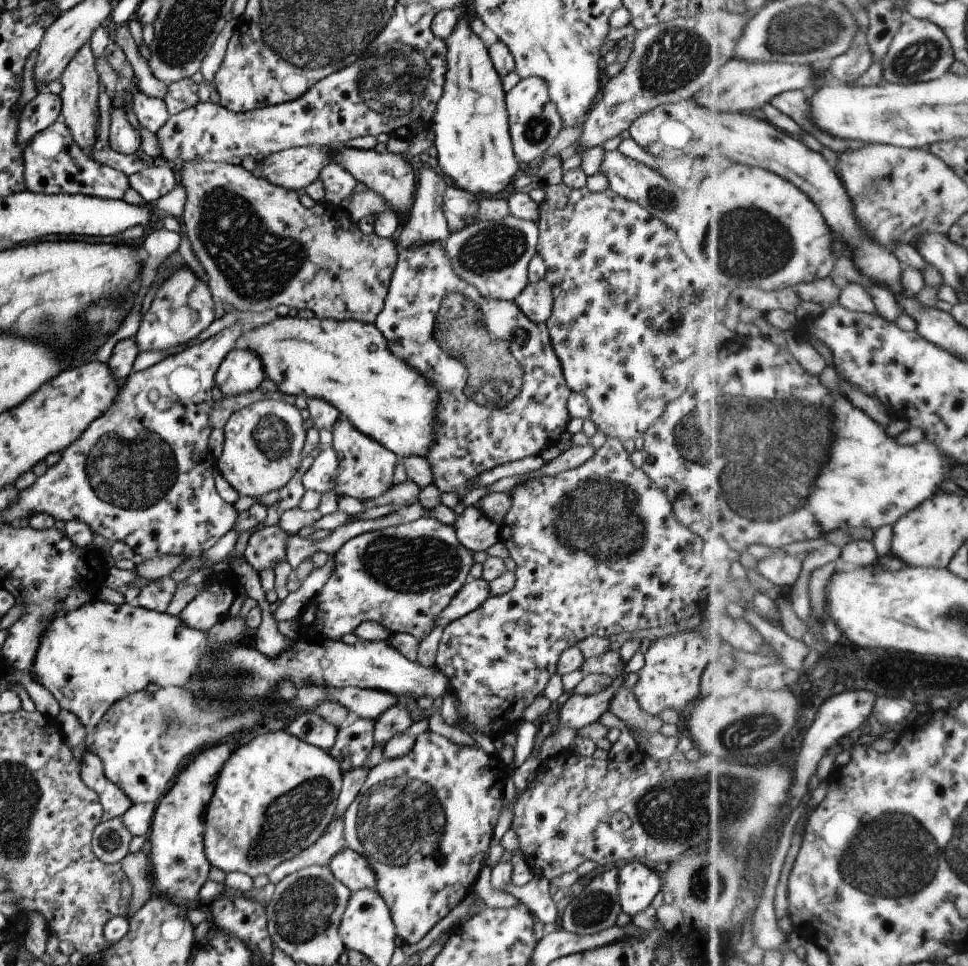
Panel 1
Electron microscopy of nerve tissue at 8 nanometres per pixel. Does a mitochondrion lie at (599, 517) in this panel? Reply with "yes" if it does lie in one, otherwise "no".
yes

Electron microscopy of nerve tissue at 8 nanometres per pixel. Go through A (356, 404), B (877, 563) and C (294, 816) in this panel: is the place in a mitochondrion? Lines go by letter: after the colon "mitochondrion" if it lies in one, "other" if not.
A: other
B: other
C: mitochondrion

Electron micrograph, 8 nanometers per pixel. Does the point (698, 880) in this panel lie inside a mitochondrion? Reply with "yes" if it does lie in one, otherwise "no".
yes

